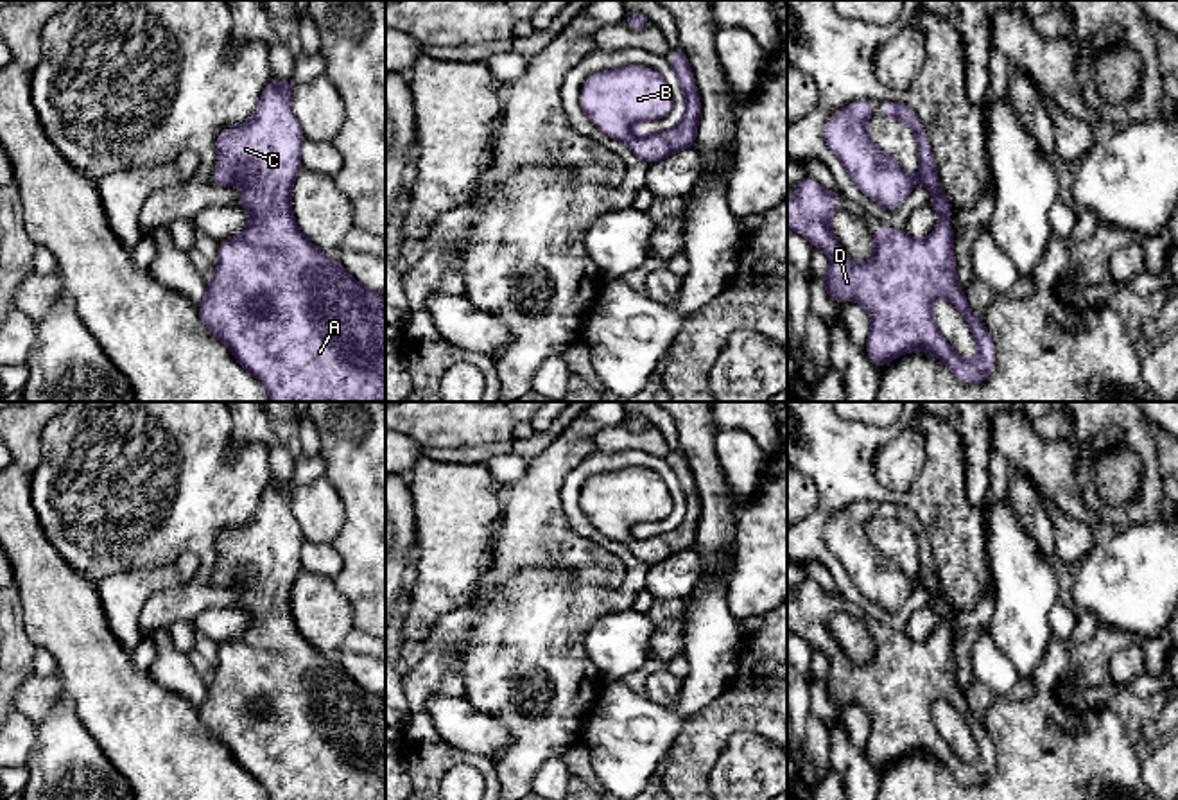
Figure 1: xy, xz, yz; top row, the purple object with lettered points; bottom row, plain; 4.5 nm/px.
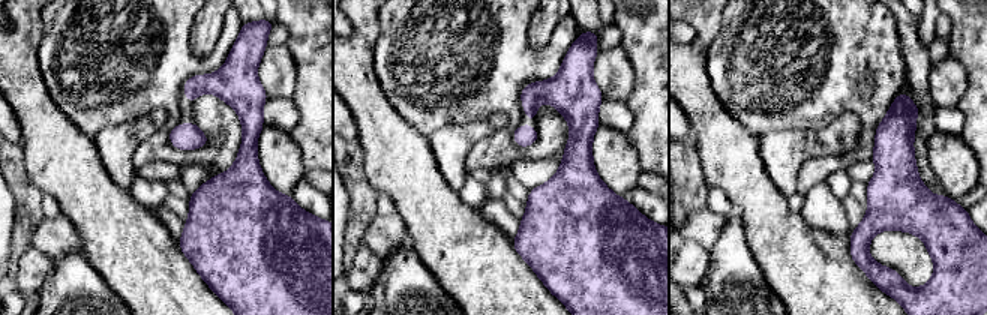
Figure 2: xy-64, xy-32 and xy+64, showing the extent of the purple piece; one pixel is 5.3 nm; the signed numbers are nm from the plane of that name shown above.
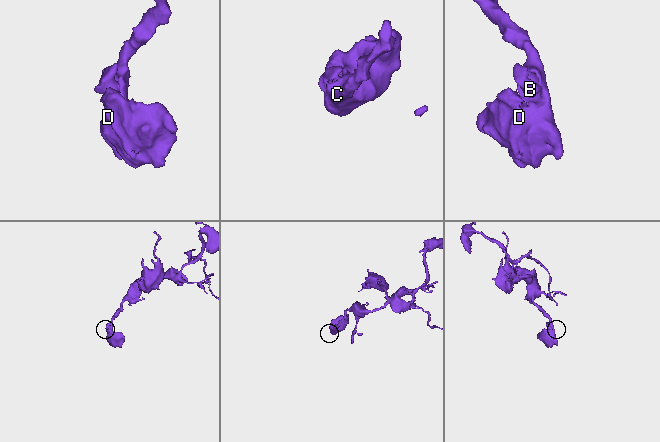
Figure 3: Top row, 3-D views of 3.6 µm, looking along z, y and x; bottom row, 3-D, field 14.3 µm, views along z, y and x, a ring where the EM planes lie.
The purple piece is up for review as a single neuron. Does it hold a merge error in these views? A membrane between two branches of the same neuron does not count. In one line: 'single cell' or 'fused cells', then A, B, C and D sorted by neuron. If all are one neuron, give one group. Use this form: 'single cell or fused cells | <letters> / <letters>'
single cell | A B C D

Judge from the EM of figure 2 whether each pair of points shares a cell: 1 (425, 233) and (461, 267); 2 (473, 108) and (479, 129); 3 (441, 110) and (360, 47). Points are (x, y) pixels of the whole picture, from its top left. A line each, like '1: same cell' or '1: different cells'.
1: same cell
2: different cells
3: different cells

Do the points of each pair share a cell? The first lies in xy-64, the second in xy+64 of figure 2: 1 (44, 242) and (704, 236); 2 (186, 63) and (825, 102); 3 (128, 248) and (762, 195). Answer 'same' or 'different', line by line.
1: same
2: same
3: same

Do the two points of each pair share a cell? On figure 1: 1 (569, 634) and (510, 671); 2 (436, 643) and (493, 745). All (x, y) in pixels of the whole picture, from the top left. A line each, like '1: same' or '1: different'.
1: same
2: different

